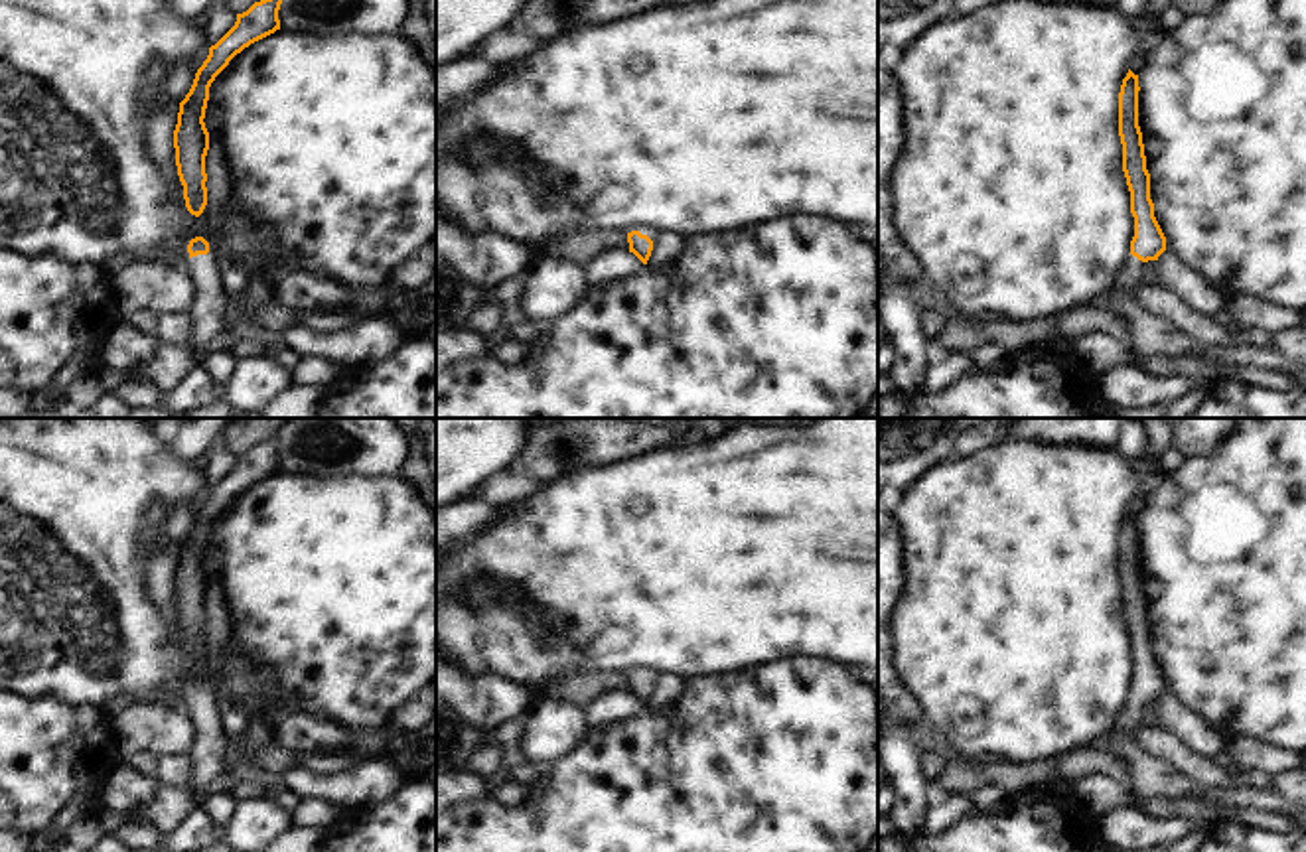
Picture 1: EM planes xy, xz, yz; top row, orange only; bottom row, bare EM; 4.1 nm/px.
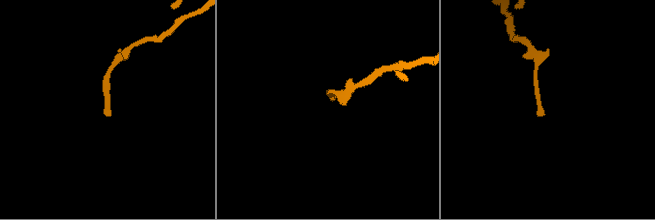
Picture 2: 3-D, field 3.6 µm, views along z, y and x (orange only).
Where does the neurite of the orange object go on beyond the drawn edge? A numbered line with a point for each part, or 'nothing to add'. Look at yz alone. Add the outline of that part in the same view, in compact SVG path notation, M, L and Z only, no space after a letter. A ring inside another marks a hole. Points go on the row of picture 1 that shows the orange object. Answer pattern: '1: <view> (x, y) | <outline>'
1: yz (1133, 271) | M1130 256L1128 264L1123 268L1119 282L1136 282L1142 280L1144 262L1136 256Z

